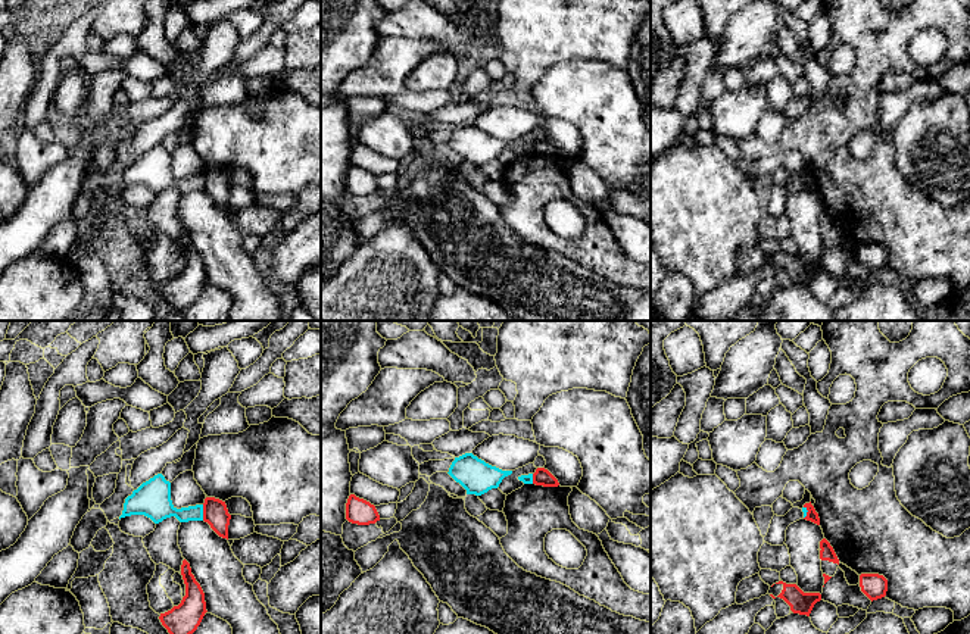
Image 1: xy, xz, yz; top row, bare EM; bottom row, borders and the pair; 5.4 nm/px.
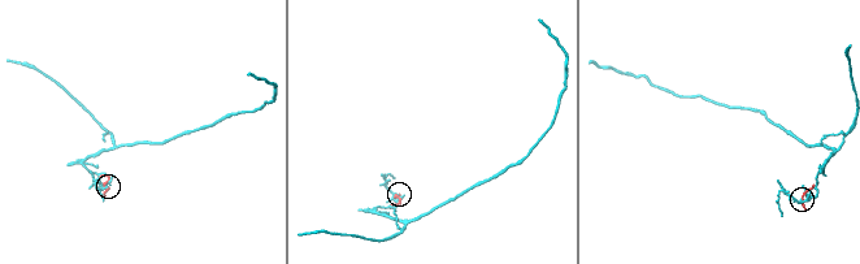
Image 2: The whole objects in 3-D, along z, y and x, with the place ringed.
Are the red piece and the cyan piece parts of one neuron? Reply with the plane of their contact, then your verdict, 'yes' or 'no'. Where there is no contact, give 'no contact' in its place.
contact in xy; no

